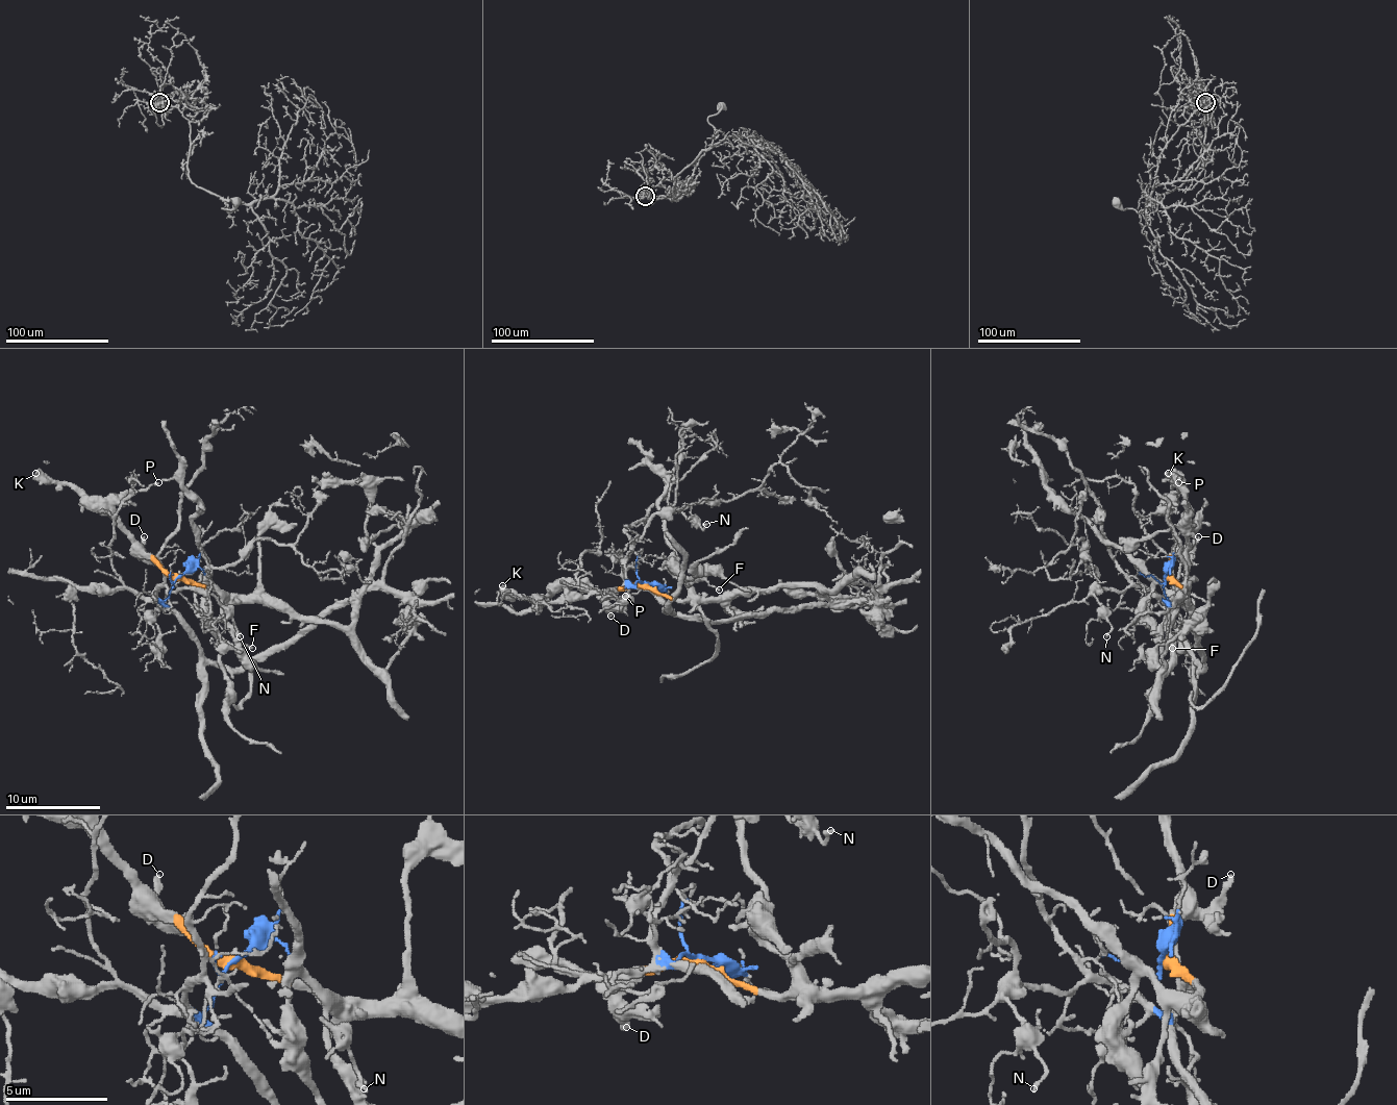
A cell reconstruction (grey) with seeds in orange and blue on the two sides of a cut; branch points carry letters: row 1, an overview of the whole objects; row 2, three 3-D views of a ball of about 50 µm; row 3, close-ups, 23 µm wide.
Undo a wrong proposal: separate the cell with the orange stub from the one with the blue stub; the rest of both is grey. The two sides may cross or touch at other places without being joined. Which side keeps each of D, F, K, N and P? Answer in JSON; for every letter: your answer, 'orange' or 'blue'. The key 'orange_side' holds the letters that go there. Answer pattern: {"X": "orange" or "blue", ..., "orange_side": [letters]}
{"D": "orange", "F": "orange", "K": "orange", "N": "blue", "P": "orange", "orange_side": ["D", "F", "K", "P"]}

